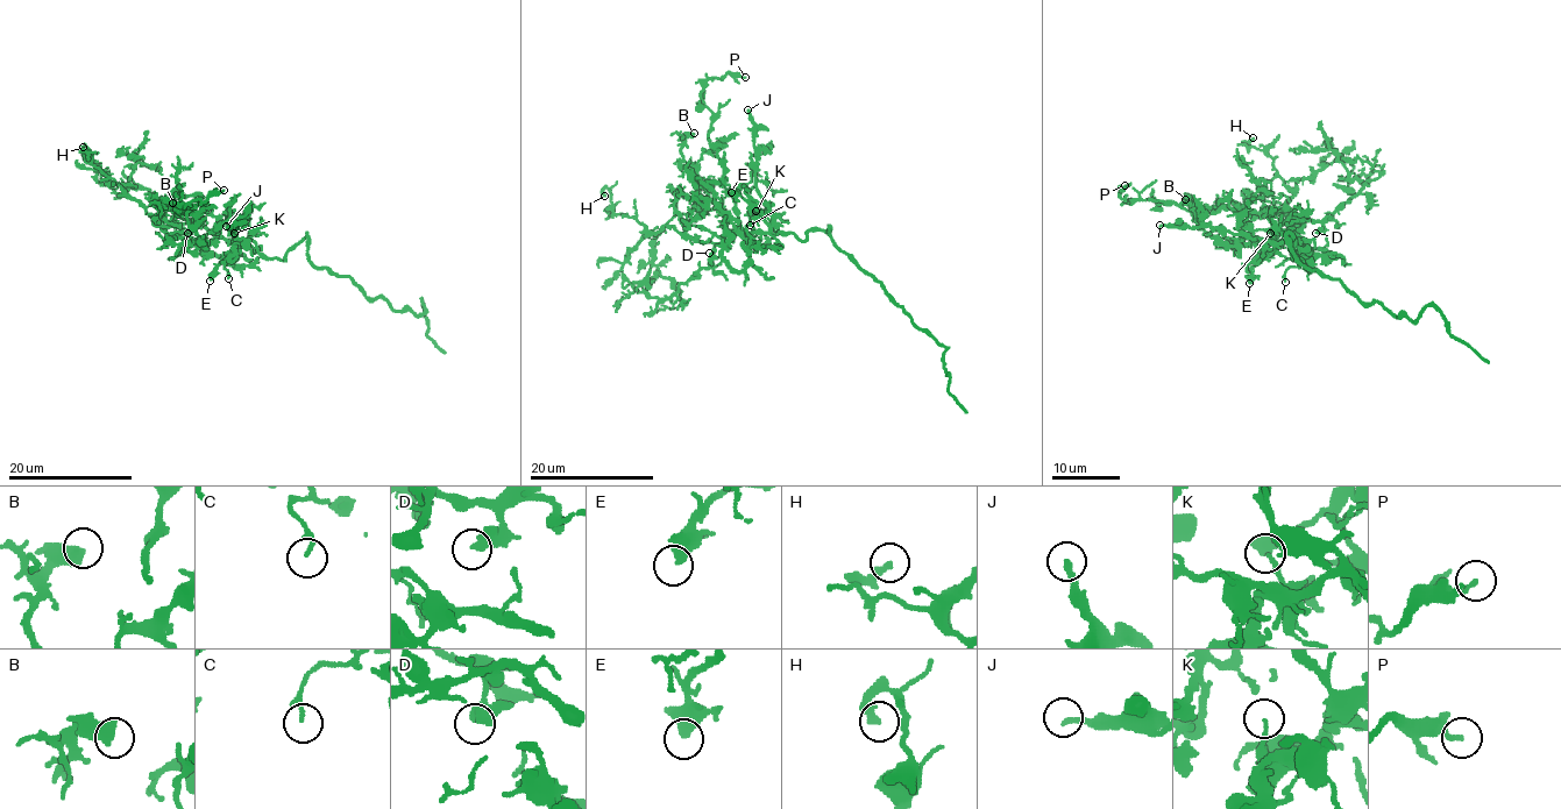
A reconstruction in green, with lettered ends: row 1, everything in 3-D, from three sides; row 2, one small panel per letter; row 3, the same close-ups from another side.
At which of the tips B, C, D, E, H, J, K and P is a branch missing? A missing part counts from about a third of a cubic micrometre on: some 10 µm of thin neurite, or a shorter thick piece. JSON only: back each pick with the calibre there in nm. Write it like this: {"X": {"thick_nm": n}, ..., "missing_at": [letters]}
{"missing_at": []}

